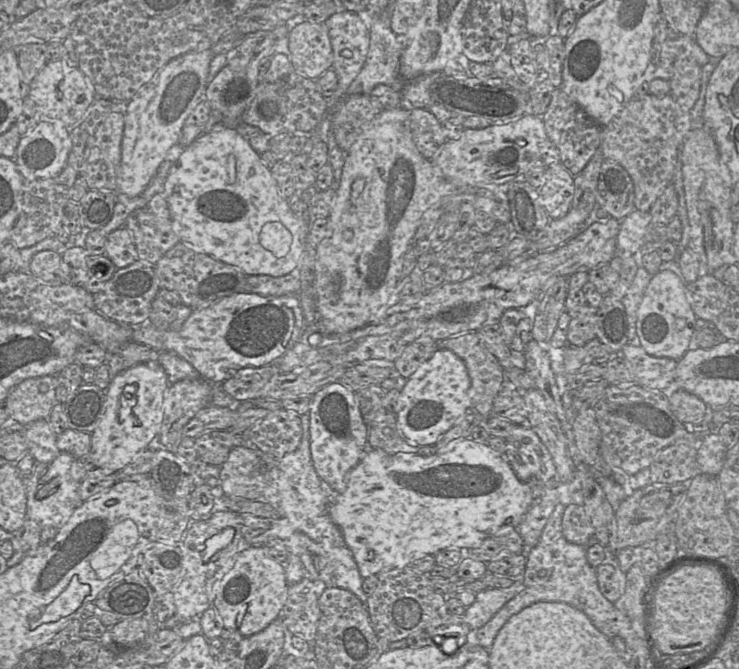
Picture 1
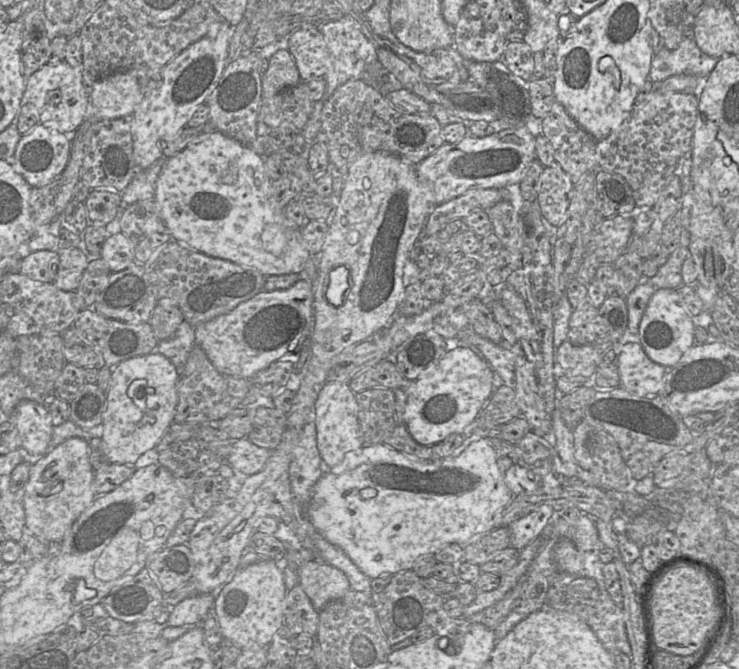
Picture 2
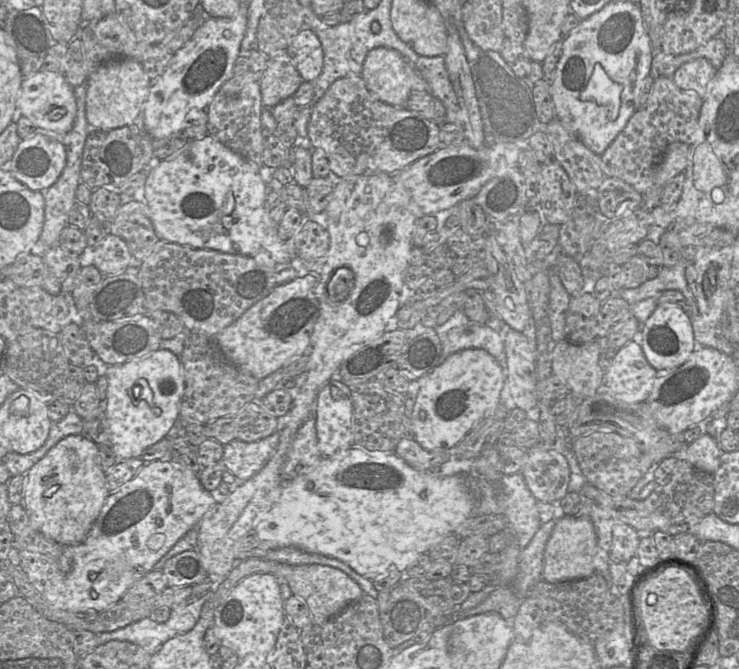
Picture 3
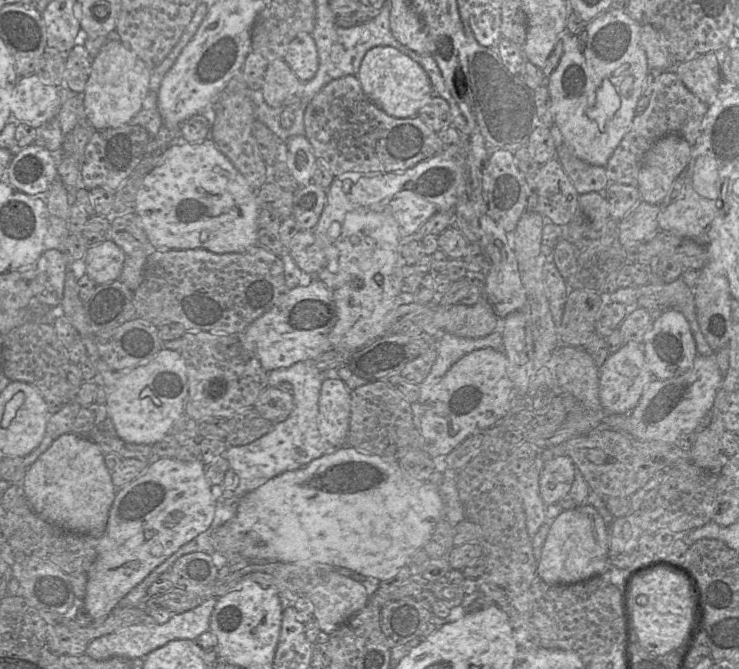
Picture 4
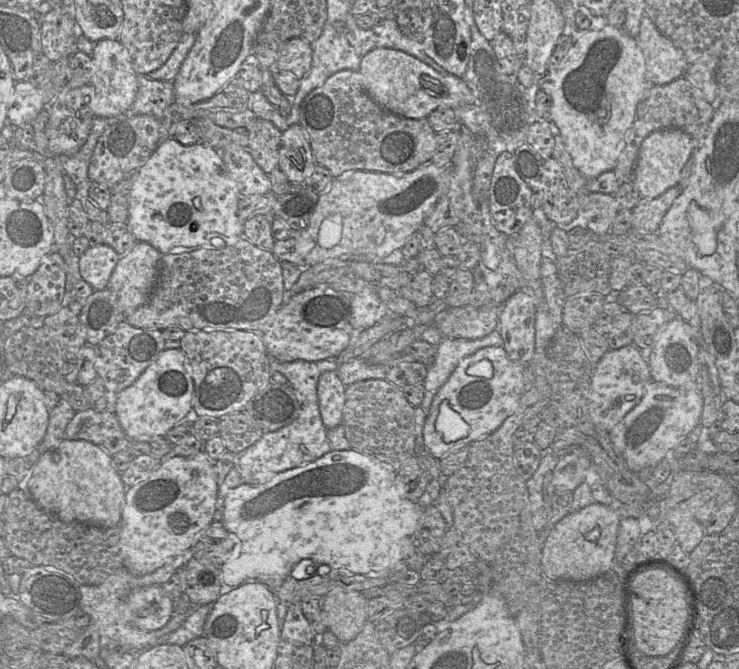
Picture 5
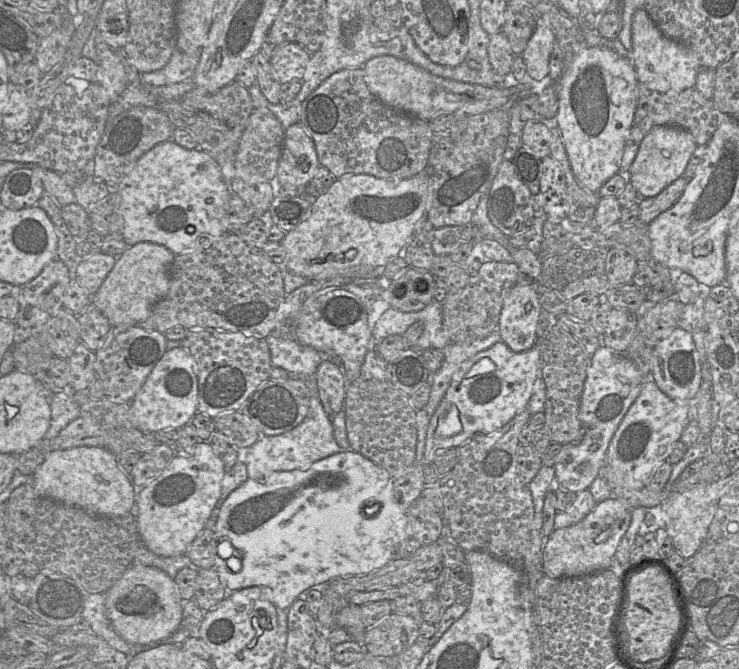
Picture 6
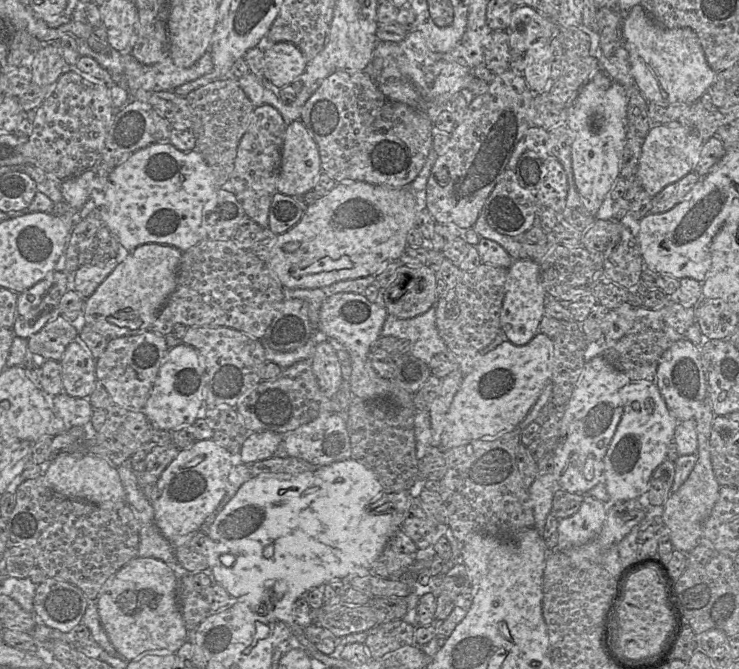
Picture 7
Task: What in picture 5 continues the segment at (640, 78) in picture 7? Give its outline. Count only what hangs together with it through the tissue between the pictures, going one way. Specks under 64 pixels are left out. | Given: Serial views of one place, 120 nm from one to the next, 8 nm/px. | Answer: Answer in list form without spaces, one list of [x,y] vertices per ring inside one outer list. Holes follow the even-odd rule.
[[[647,15],[641,19],[637,41],[645,59],[646,80],[663,85],[684,75],[689,64],[683,52],[659,32]]]

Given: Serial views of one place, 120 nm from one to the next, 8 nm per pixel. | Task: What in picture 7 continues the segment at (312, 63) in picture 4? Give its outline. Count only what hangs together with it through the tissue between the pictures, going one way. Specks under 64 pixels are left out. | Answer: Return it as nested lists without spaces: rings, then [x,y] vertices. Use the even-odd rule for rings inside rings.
[[[291,42],[263,43],[263,78],[274,89],[288,86],[306,69],[306,58]]]

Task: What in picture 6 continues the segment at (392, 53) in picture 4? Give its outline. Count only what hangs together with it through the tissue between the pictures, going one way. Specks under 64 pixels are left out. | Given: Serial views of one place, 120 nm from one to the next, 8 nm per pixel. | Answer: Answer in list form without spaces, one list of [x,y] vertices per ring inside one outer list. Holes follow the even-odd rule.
[[[393,56],[371,58],[362,67],[364,80],[370,92],[384,105],[426,121],[442,112],[463,111],[467,115],[480,114],[495,109],[507,109],[521,98],[540,93],[556,81],[549,76],[536,81],[527,73],[521,80],[504,78],[504,83],[486,87],[446,79]]]

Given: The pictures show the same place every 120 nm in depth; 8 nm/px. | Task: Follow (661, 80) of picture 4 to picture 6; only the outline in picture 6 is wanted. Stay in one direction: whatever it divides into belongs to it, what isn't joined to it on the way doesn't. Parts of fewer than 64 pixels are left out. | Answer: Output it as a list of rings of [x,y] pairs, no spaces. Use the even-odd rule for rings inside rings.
[[[695,87],[687,88],[676,94],[651,92],[647,115],[638,125],[633,125],[626,141],[619,173],[628,174],[638,153],[644,136],[658,126],[678,126],[688,130],[697,145],[706,145],[712,138],[723,114],[717,109],[712,99],[705,98]]]

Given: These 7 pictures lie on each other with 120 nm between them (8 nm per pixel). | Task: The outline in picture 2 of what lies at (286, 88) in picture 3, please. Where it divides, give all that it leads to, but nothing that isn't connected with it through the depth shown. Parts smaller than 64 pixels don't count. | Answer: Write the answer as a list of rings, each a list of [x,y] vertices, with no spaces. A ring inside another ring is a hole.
[[[288,50],[277,51],[262,75],[262,97],[272,97],[301,82],[296,63]]]

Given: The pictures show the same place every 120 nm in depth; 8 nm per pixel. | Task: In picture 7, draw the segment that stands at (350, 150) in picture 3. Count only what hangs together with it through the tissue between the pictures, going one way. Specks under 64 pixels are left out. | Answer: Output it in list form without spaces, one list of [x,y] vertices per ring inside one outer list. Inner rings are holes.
[[[336,70],[326,77],[317,90],[305,103],[300,120],[304,123],[309,133],[314,138],[321,161],[322,172],[327,173],[336,183],[362,181],[372,185],[389,188],[408,188],[411,182],[417,177],[432,149],[432,140],[435,129],[432,118],[424,109],[417,109],[405,103],[388,99],[379,89],[376,81],[366,71],[349,72]]]

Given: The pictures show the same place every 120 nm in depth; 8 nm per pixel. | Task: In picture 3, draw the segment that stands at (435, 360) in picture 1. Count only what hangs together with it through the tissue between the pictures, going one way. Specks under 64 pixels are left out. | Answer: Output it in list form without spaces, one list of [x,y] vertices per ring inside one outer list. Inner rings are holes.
[[[465,349],[450,355],[426,376],[411,414],[414,440],[425,450],[452,449],[474,426],[489,417],[501,403],[506,373],[483,349]]]

